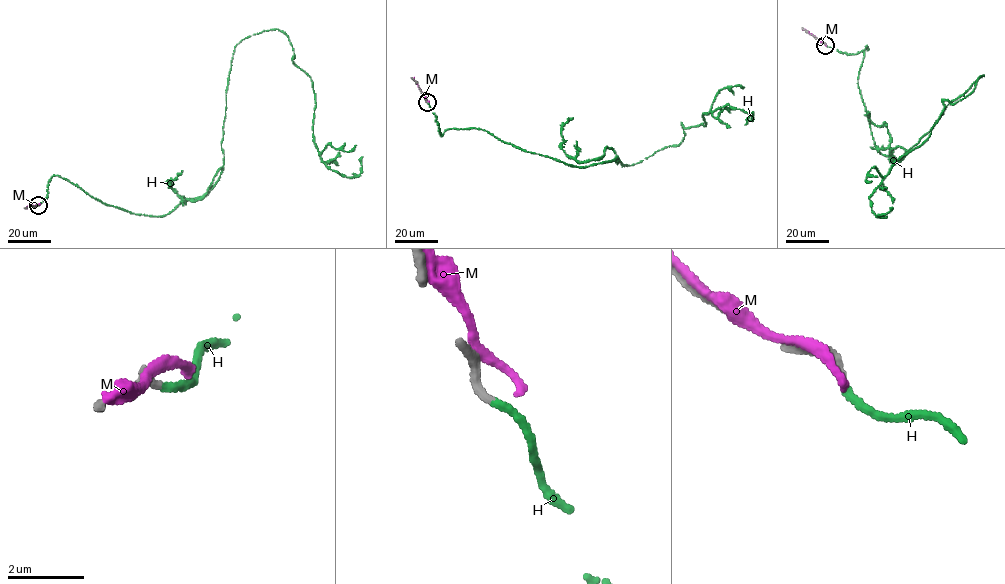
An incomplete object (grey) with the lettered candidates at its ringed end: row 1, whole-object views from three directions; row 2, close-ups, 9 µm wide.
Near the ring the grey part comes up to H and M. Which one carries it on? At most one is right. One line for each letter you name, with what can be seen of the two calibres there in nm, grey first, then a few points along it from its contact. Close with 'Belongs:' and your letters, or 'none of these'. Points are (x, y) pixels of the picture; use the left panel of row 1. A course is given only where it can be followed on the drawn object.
H: calibres 260 and 200 nm; course (38, 205), (55, 175), (137, 214), (203, 197), (234, 48), (273, 29), (319, 157), (362, 156)
Belongs: H

